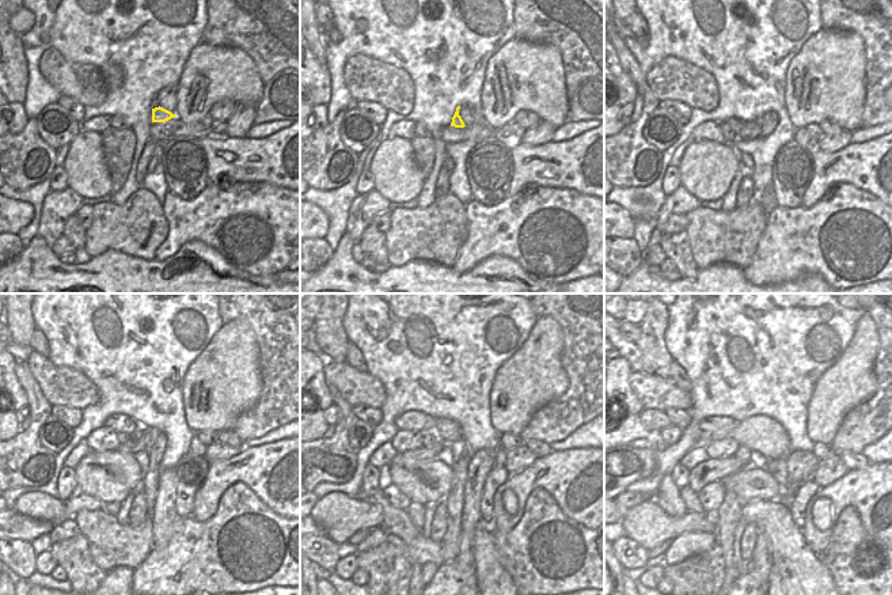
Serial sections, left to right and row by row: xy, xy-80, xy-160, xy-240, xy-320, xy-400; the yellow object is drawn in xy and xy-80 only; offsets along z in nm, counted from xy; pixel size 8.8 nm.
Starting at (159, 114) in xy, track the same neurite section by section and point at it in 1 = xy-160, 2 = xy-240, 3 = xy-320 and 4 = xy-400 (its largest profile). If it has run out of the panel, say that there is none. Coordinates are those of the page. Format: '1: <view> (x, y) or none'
1: xy-160 (752, 129)
2: xy-240 (137, 440)
3: xy-320 (410, 457)
4: xy-400 (710, 470)

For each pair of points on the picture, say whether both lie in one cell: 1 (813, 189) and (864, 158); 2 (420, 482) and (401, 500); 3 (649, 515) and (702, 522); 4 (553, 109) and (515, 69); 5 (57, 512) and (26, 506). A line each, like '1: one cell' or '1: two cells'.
1: one cell
2: two cells
3: one cell
4: one cell
5: one cell

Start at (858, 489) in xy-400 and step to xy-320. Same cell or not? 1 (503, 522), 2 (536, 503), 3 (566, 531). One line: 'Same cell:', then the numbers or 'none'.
Same cell: 1

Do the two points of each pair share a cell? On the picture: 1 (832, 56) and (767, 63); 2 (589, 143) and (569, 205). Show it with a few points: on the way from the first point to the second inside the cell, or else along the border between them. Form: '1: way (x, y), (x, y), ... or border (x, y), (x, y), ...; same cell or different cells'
1: border (811, 35), (789, 65), (784, 91); different cells
2: border (542, 185), (579, 190), (589, 197); different cells

